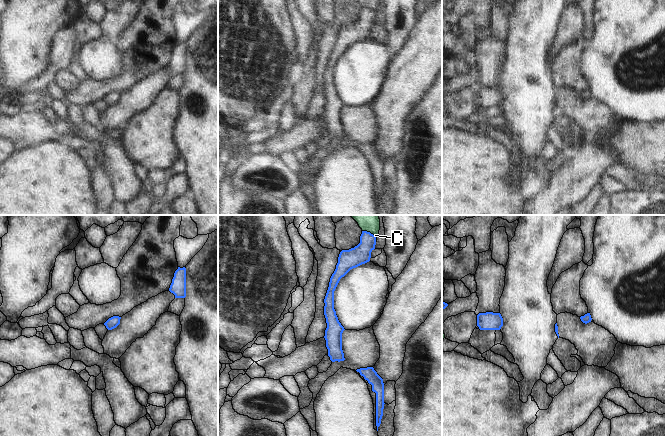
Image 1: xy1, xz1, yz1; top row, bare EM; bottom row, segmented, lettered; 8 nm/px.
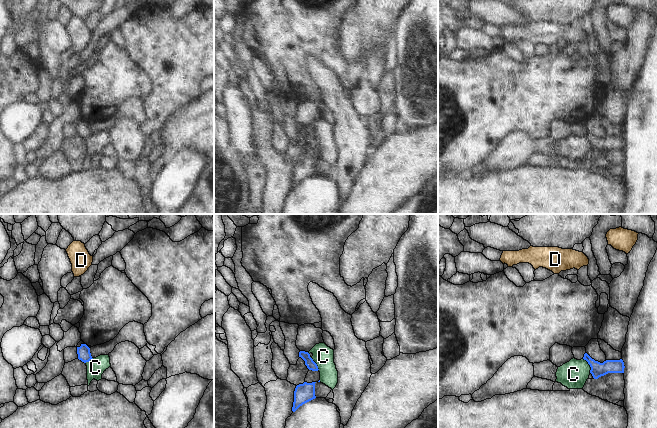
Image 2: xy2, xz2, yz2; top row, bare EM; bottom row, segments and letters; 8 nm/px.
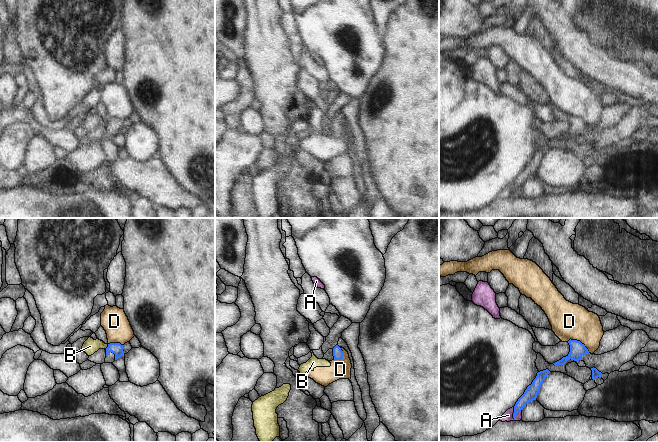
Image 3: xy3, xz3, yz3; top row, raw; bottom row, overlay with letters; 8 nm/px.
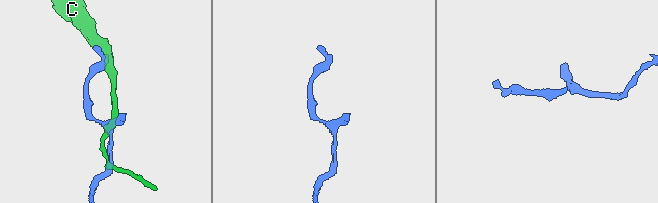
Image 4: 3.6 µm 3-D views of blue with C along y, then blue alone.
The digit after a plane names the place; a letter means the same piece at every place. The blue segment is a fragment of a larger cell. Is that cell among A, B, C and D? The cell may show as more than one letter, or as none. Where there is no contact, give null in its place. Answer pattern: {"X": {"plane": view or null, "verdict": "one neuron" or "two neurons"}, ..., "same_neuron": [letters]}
{"A": {"plane": "yz3", "verdict": "two neurons"}, "B": {"plane": "xy3", "verdict": "two neurons"}, "C": {"plane": "xz1", "verdict": "two neurons"}, "D": {"plane": "yz3", "verdict": "two neurons"}, "same_neuron": []}

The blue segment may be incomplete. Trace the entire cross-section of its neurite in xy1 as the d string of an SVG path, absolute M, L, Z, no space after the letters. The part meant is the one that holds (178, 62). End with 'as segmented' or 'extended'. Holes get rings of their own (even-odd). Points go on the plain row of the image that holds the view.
M180 44L175 47L169 67L175 71L175 74L186 73L186 44Z; as segmented

